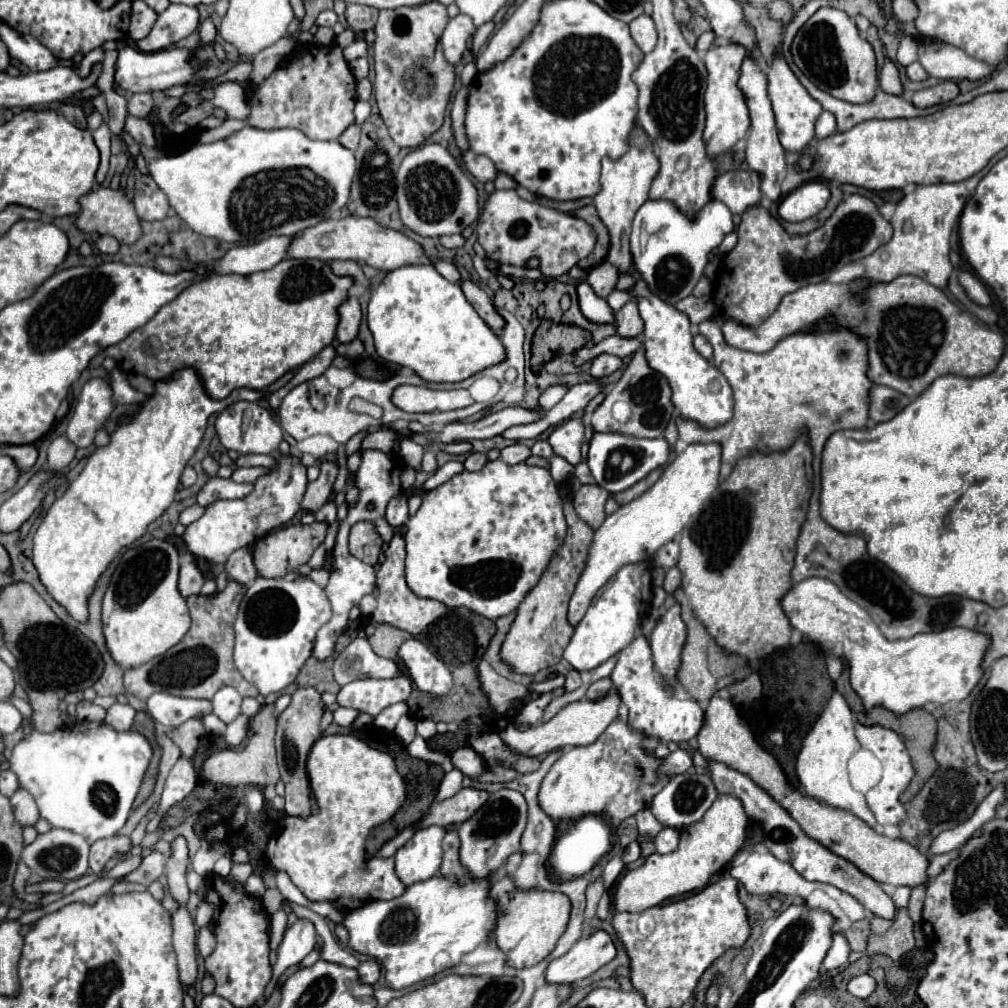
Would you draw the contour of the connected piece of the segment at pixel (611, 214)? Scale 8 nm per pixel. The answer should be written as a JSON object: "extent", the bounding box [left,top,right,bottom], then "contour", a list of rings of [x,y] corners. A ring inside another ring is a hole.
{"extent":[593,124,659,276],"contour":[[[639,124],[633,126],[633,130],[629,134],[629,150],[619,160],[603,158],[601,190],[593,198],[593,204],[599,212],[599,218],[607,224],[607,228],[611,232],[611,248],[607,252],[607,260],[613,266],[617,266],[619,272],[633,272],[637,276],[637,272],[631,264],[627,236],[631,234],[631,220],[633,220],[635,212],[649,198],[647,194],[651,188],[651,180],[655,178],[655,172],[659,172],[659,160],[653,154],[653,140],[643,132],[643,128]]]}

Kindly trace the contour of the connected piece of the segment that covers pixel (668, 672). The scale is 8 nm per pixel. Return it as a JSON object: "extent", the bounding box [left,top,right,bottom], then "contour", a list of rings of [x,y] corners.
{"extent":[651,604,687,678],"contour":[[[675,604],[663,614],[663,618],[659,618],[659,624],[651,634],[653,662],[655,662],[655,670],[661,676],[665,678],[675,676],[675,668],[679,666],[681,660],[681,648],[685,636],[687,630],[679,616],[679,604]]]}

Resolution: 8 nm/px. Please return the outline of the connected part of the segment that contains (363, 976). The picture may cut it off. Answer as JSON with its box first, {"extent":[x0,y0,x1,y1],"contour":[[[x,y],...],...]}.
{"extent":[357,962,379,984],"contour":[[[361,962],[359,964],[359,968],[357,968],[357,972],[359,972],[359,980],[363,980],[363,984],[375,984],[377,982],[377,978],[379,978],[379,964],[377,962]]]}

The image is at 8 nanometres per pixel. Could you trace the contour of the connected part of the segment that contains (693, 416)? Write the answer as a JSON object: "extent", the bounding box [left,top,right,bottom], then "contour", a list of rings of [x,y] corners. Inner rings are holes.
{"extent":[631,276,733,430],"contour":[[[637,276],[637,284],[635,288],[631,290],[631,296],[637,300],[639,304],[639,312],[641,312],[641,318],[645,322],[645,332],[643,332],[643,346],[645,346],[645,354],[647,354],[647,362],[649,366],[659,372],[661,376],[667,378],[671,390],[673,390],[673,396],[671,396],[671,402],[673,406],[681,412],[681,418],[685,420],[693,420],[697,422],[699,426],[707,428],[707,430],[713,430],[713,428],[719,428],[723,424],[727,424],[731,418],[733,418],[733,392],[731,392],[731,386],[727,384],[727,378],[715,368],[711,366],[695,348],[693,348],[693,336],[689,332],[689,318],[687,314],[679,312],[675,306],[659,300],[655,294],[647,292],[647,284],[643,284],[643,280],[639,280]]]}

